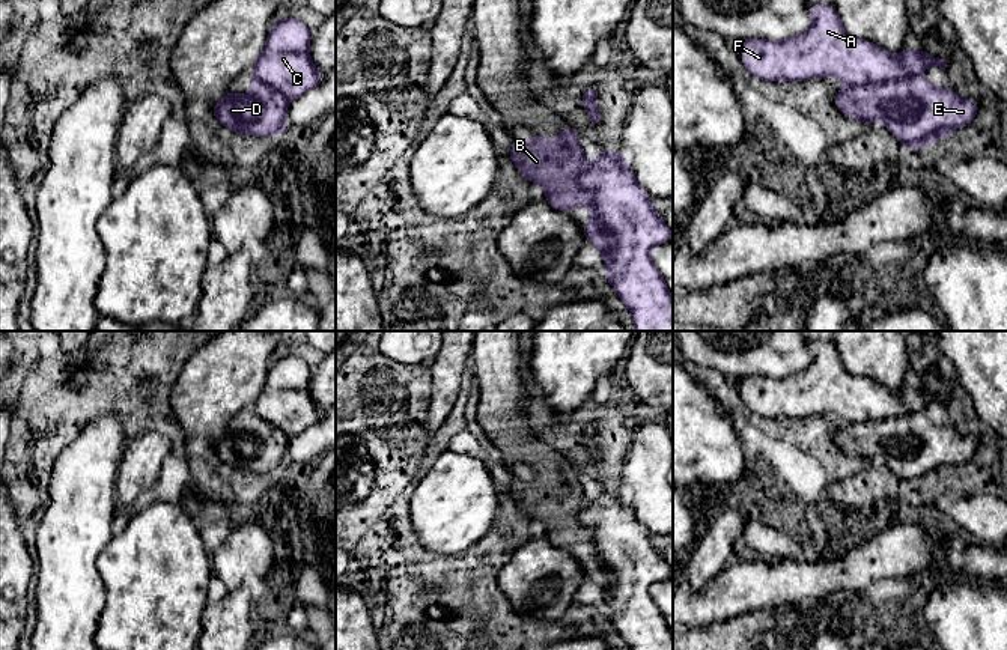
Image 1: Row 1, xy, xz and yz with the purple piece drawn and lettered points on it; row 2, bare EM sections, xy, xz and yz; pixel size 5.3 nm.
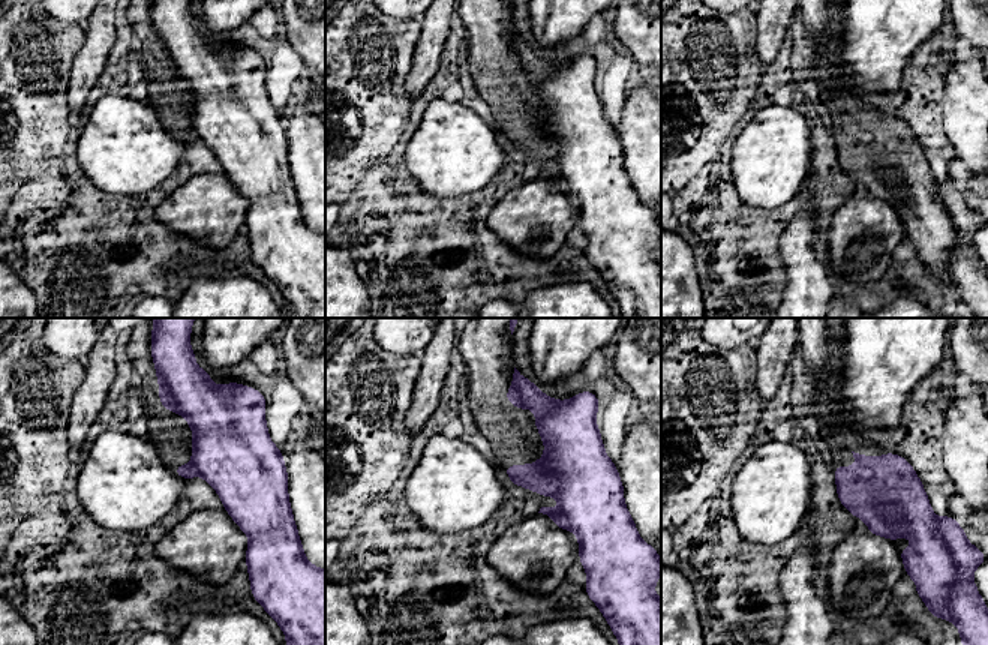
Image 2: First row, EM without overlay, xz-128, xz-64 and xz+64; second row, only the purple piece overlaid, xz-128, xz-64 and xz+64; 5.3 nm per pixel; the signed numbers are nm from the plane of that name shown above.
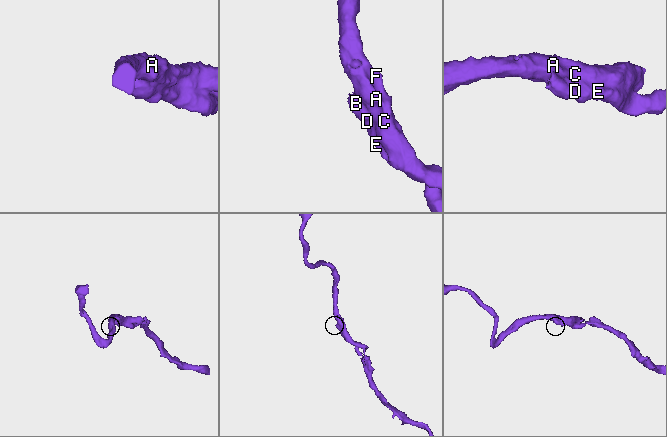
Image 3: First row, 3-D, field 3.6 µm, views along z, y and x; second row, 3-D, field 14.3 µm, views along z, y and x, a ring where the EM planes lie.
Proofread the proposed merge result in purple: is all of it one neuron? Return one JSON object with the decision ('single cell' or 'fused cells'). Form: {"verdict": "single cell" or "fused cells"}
{"verdict": "single cell"}

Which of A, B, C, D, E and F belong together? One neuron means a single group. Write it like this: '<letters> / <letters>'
A B C D E F

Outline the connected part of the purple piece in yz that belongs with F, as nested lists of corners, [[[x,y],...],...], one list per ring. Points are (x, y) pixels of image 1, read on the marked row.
[[[834,3],[810,5],[808,12],[813,24],[793,38],[747,39],[739,45],[744,66],[753,77],[766,81],[805,81],[832,75],[846,86],[838,89],[834,98],[837,108],[866,125],[881,120],[906,149],[927,147],[975,119],[978,107],[974,101],[957,96],[948,86],[933,87],[920,75],[930,65],[945,71],[944,59],[935,59],[924,50],[915,51],[909,47],[896,56],[876,44],[849,36]]]

